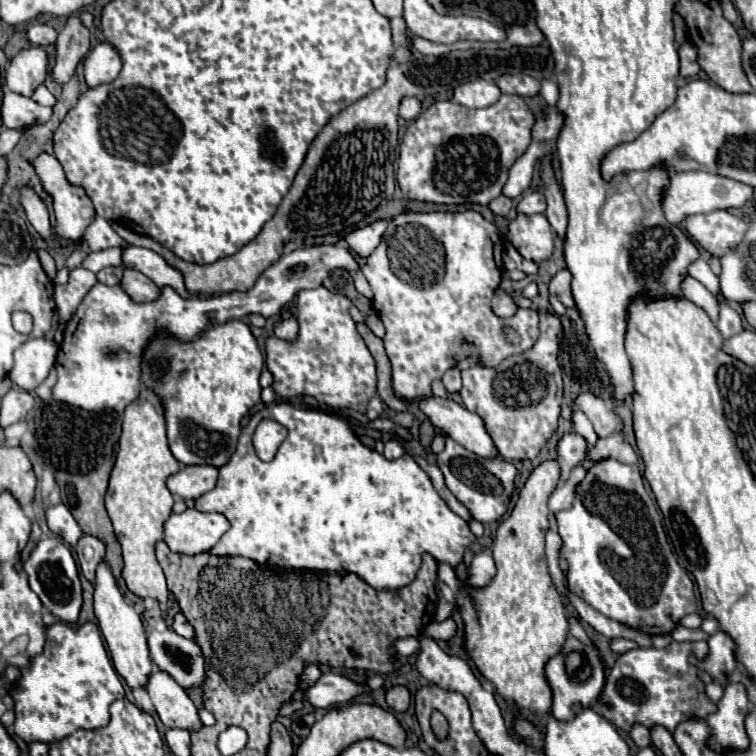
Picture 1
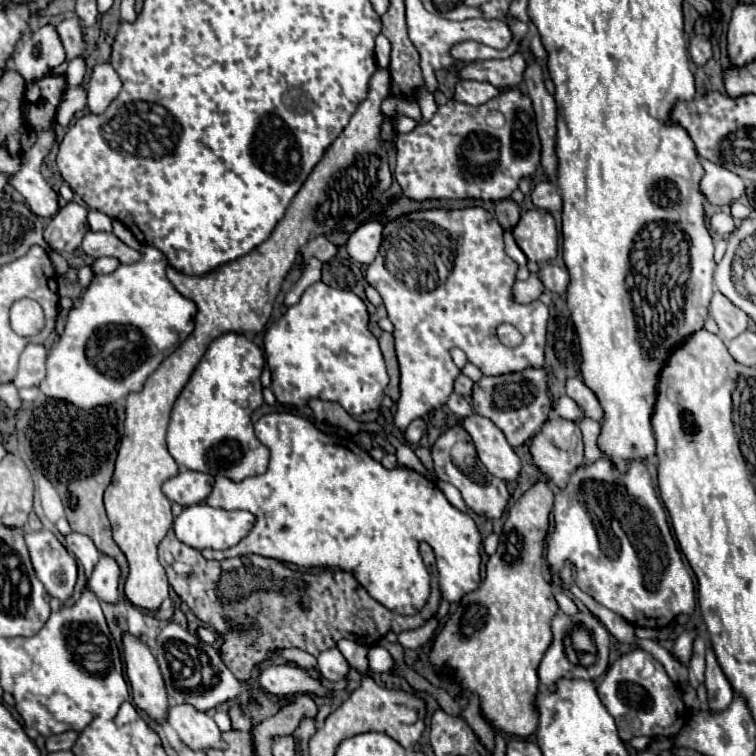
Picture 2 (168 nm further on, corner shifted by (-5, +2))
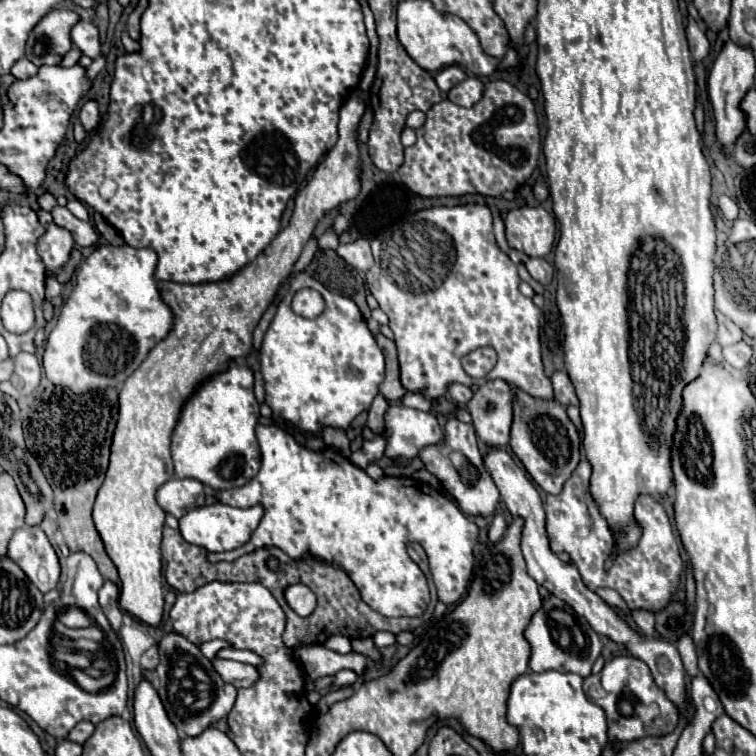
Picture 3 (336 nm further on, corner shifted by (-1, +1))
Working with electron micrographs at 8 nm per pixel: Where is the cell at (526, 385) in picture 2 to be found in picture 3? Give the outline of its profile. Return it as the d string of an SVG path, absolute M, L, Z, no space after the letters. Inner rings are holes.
M491 380L479 386L467 402L477 436L491 448L503 448L509 442L509 428L513 422L511 398L513 392L505 380Z

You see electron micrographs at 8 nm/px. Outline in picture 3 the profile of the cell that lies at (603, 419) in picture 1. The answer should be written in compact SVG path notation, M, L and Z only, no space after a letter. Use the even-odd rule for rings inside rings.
M557 370L553 376L551 376L551 384L553 384L553 394L555 394L555 400L559 400L563 406L567 404L577 404L579 400L575 398L575 388L567 376L565 370Z

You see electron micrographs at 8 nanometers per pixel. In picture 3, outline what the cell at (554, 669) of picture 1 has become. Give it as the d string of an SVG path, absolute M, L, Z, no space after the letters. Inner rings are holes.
M549 596L549 598L545 598L543 600L543 606L539 608L539 612L535 612L535 616L531 618L531 622L529 622L529 626L525 628L525 638L527 638L527 642L529 642L529 646L531 646L531 656L529 656L529 668L533 670L533 672L545 672L545 670L559 670L559 672L575 672L575 674L579 674L579 676L589 676L591 674L591 666L593 666L593 662L595 662L595 658L601 654L601 648L603 648L603 644L601 644L601 638L587 626L587 622L583 622L583 618L579 618L577 614L575 614L575 618L577 618L577 622L579 622L579 626L581 626L581 630L585 632L585 638L589 638L589 640L593 640L593 642L587 642L589 644L589 650L587 650L587 656L583 656L583 654L575 654L575 652L569 652L569 650L563 650L561 646L557 646L557 642L553 640L553 636L551 636L551 630L549 630L549 624L547 624L547 612L551 610L551 608L561 608L561 610L571 610L563 600L559 600L559 598L555 598L555 596Z

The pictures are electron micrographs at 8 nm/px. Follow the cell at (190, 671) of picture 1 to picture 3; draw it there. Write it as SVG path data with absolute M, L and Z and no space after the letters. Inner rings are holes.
M165 634L159 642L159 666L157 666L157 678L159 678L159 698L167 710L169 720L175 724L179 736L199 736L209 726L217 724L221 718L225 718L235 702L235 686L223 682L219 674L215 672L211 660L207 660L201 650L191 644L181 634Z

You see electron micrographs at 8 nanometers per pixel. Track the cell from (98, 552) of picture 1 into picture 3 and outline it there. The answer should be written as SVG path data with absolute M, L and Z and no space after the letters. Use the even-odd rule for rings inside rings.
M105 580L103 588L99 590L99 604L107 616L107 620L111 622L111 628L117 632L121 626L123 626L123 614L121 614L121 608L119 608L119 590L113 582Z

